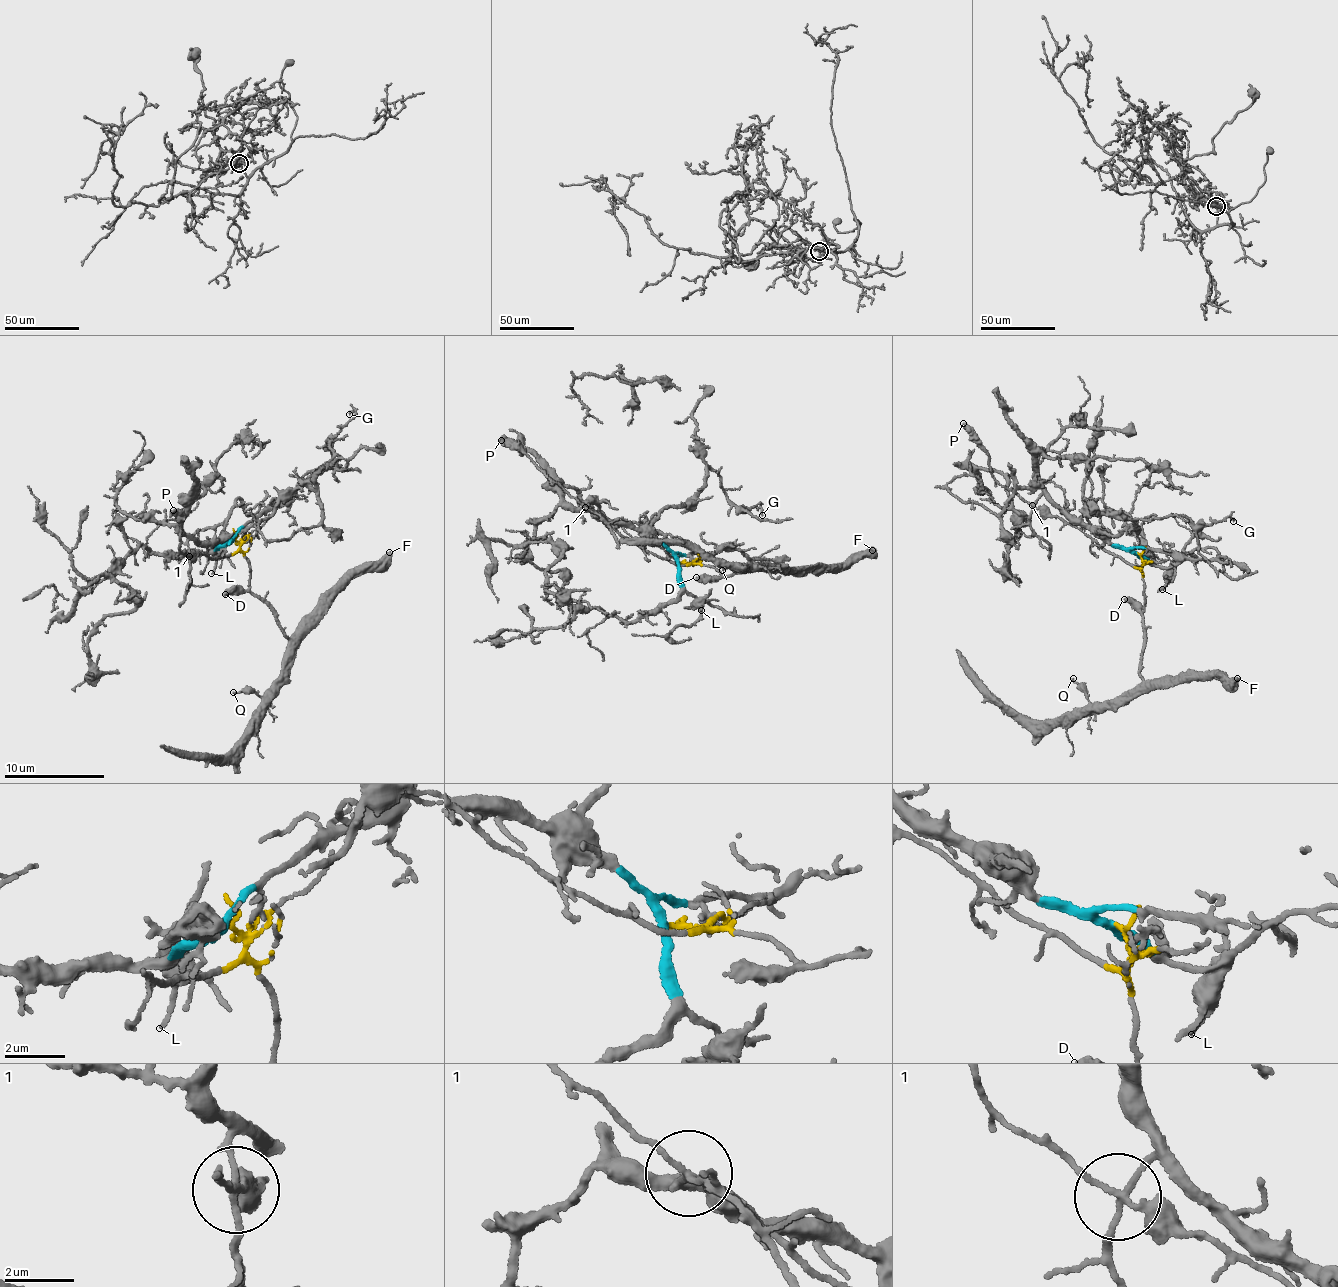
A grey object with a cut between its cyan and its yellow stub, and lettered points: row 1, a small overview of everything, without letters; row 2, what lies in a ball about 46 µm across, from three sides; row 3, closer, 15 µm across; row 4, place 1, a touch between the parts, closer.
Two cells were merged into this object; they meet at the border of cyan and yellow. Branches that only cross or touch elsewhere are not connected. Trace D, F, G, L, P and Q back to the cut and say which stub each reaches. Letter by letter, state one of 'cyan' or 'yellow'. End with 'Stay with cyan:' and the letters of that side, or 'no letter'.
D: yellow
F: yellow
G: cyan
L: cyan
P: yellow
Q: yellow
Stay with cyan: G, L

